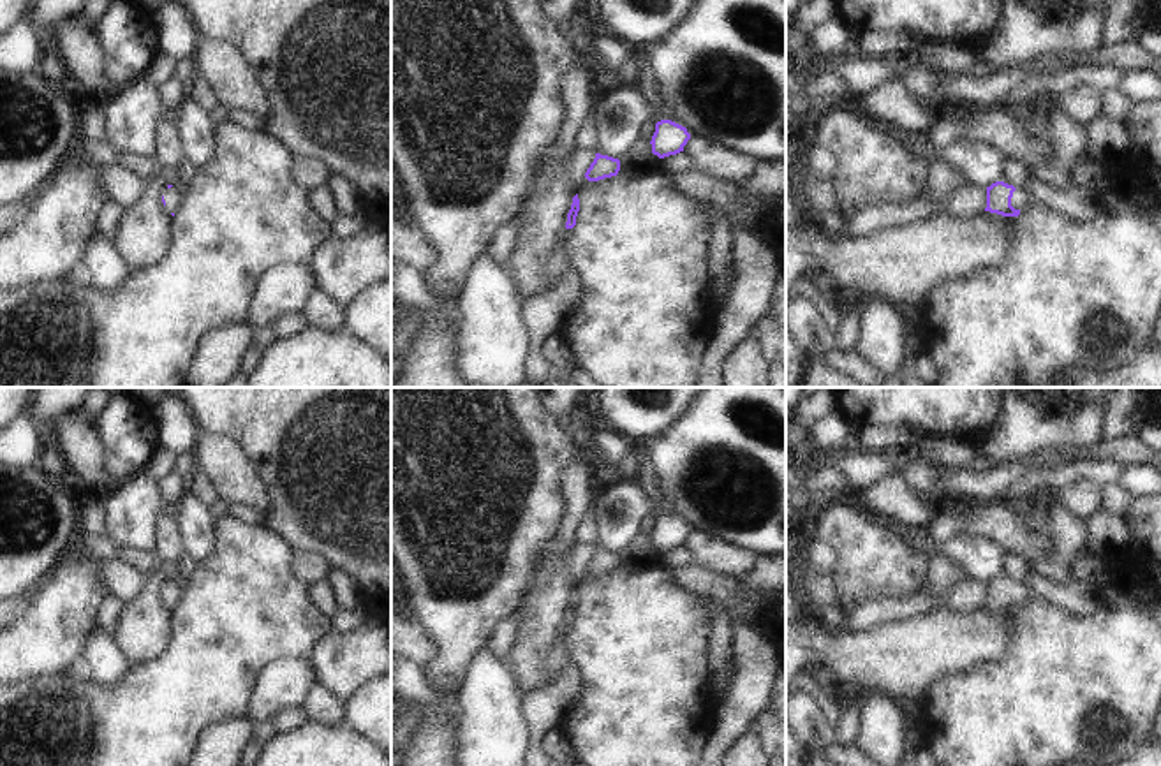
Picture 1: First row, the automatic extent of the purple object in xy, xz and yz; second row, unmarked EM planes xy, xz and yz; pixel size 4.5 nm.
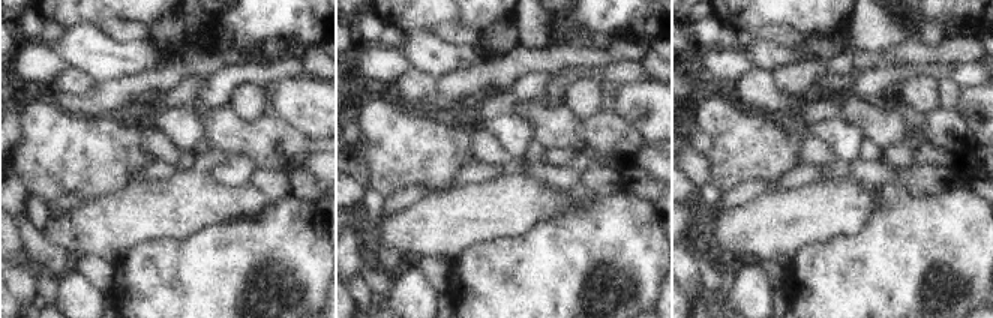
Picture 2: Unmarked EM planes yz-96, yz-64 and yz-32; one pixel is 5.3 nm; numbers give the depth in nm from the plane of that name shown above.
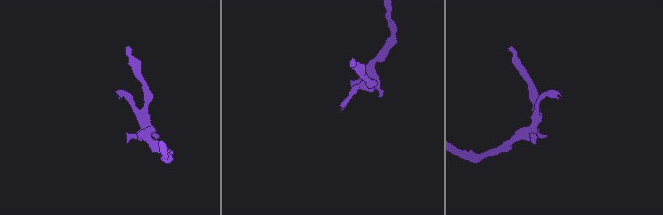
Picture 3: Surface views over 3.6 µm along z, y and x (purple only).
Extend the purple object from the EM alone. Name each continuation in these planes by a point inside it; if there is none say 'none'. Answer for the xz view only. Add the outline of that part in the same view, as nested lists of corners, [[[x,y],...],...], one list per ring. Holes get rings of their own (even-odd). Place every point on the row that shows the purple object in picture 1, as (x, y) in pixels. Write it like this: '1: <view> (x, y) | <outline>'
1: xz (561, 261) | [[[566,229],[560,247],[555,250],[553,257],[548,262],[544,262],[544,273],[550,282],[557,282],[571,266],[571,257],[569,257],[571,234],[573,229]]]

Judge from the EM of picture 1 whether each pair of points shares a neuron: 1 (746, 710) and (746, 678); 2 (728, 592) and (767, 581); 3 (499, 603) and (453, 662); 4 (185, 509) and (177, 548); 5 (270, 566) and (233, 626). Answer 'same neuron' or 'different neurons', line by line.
1: same neuron
2: different neurons
3: same neuron
4: different neurons
5: same neuron

